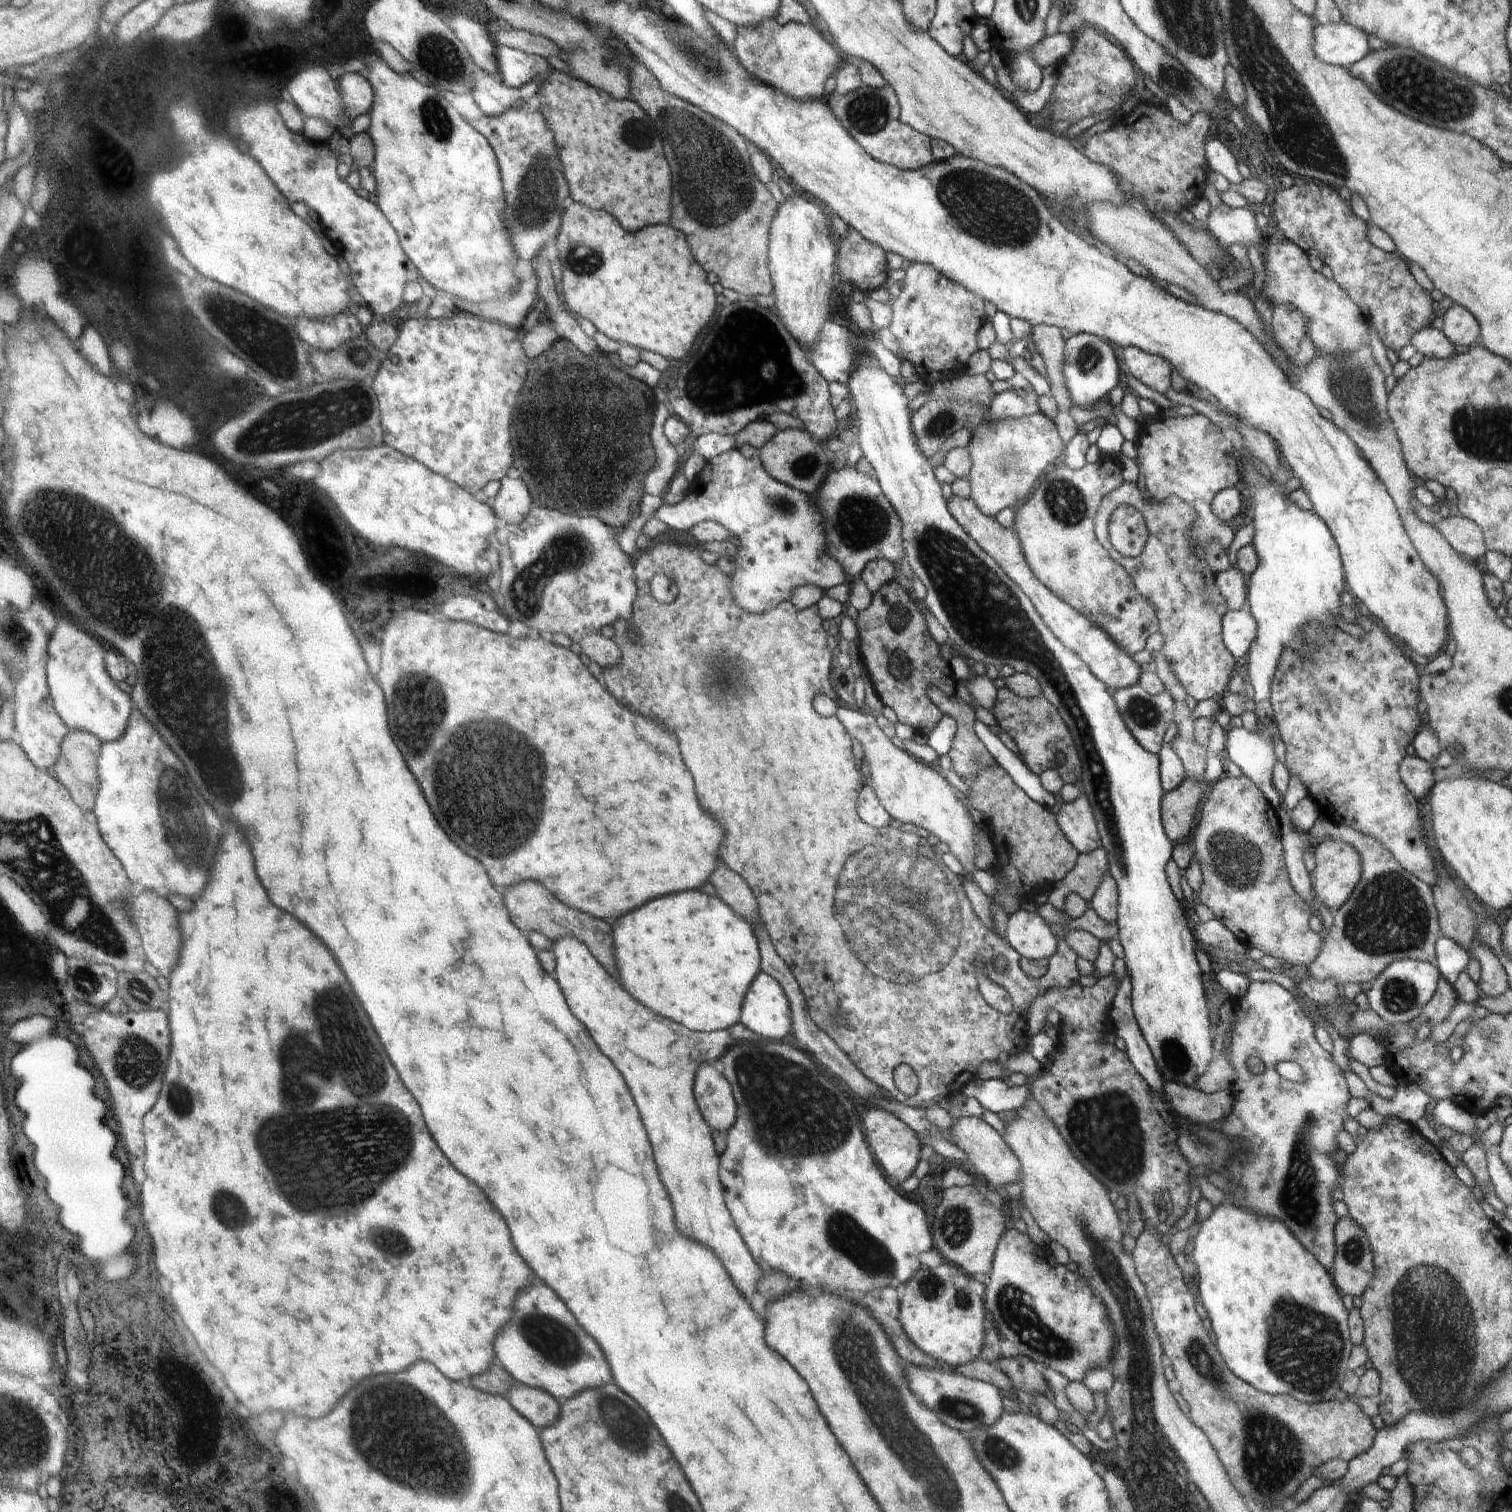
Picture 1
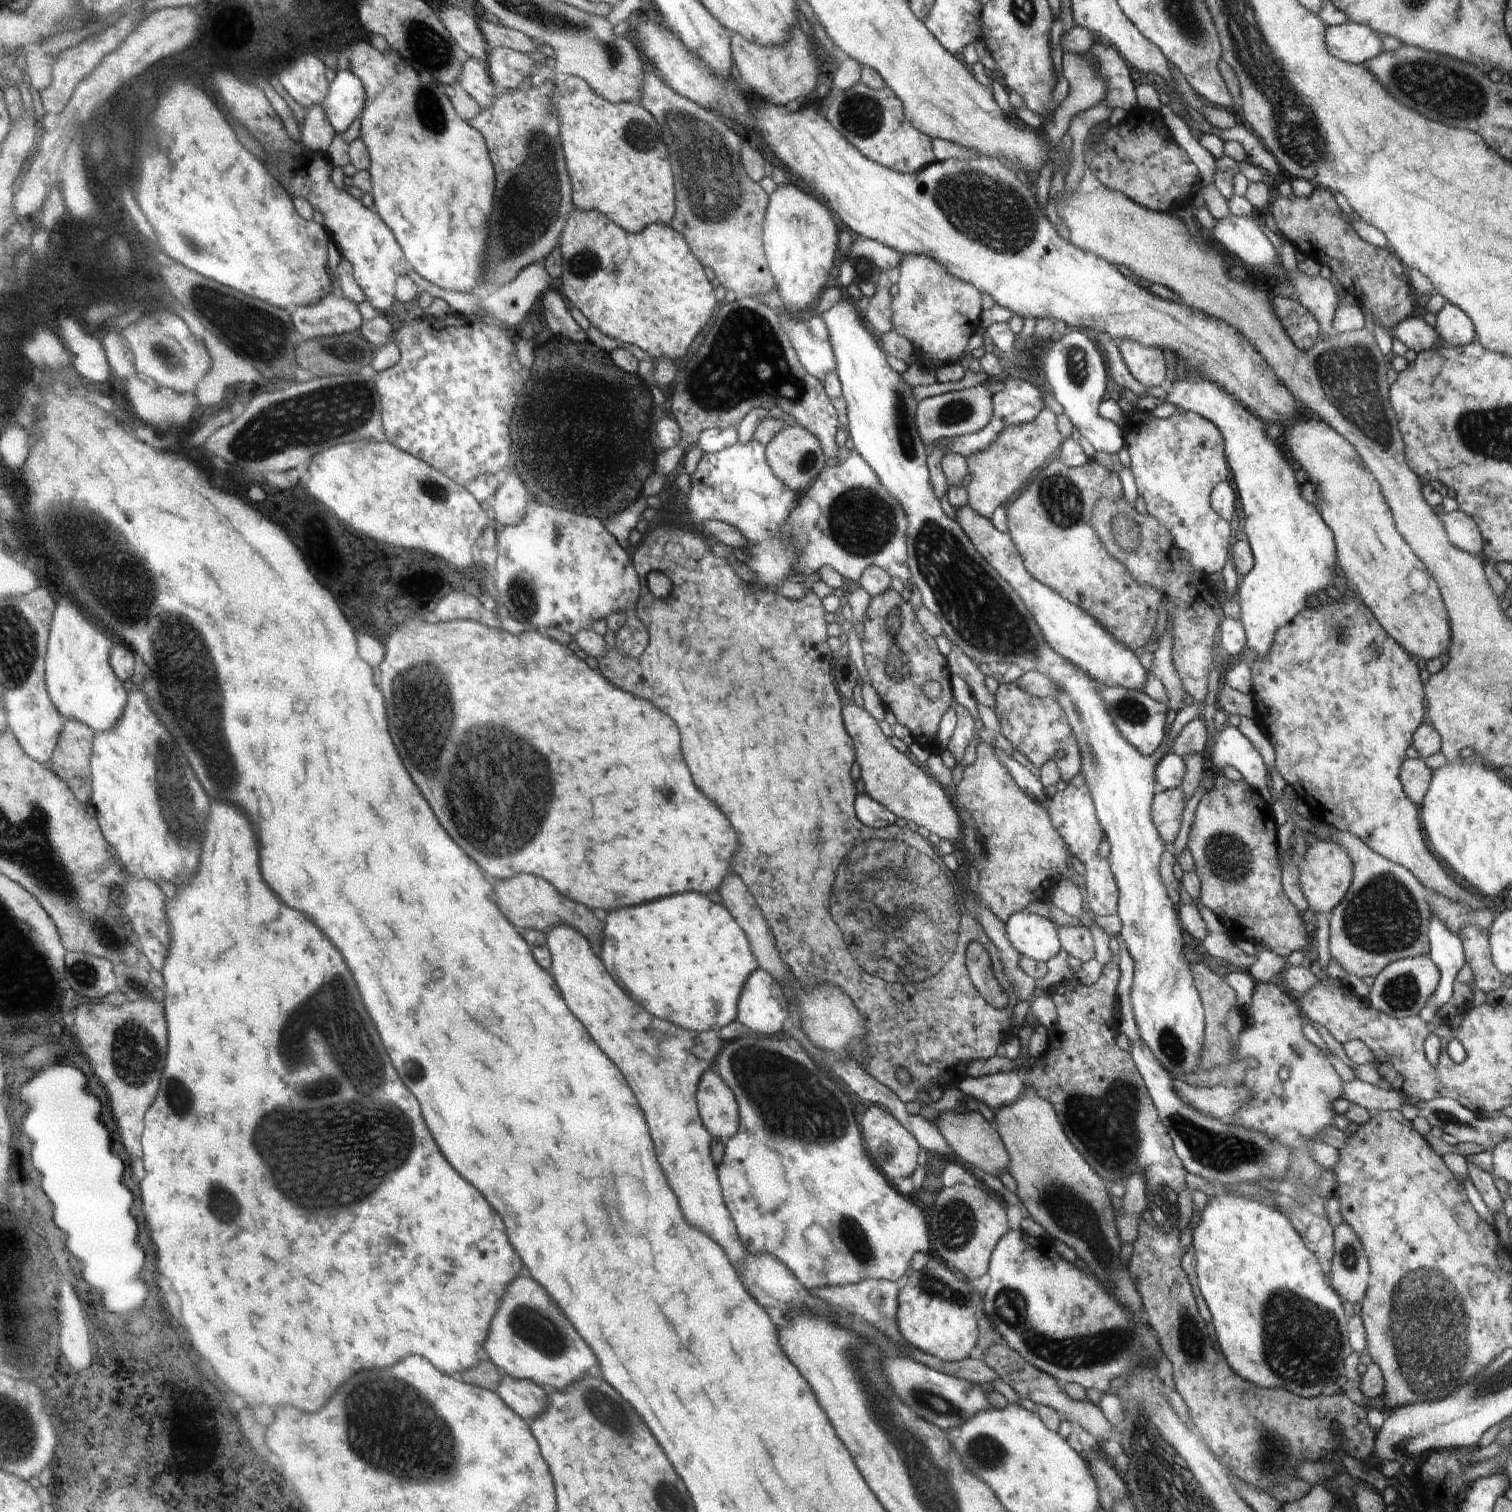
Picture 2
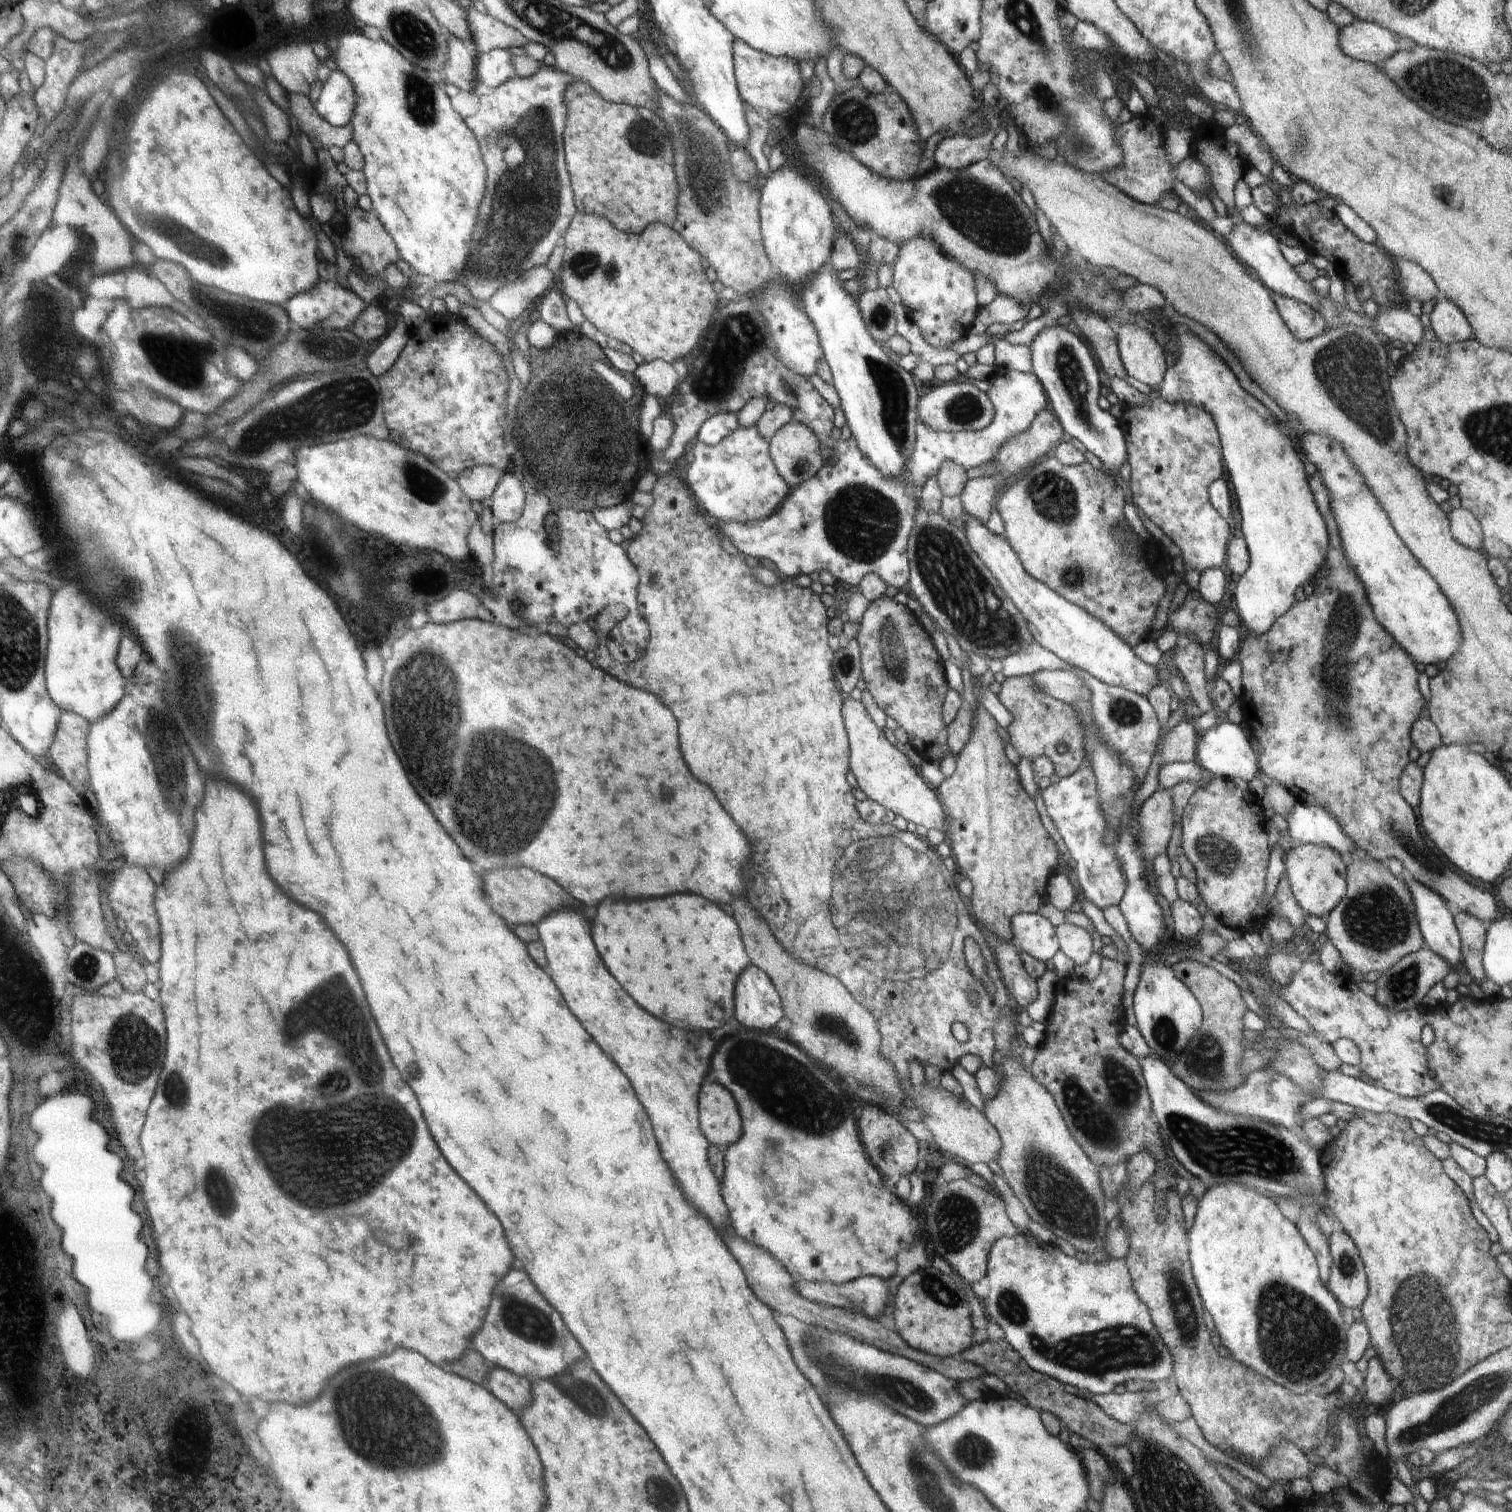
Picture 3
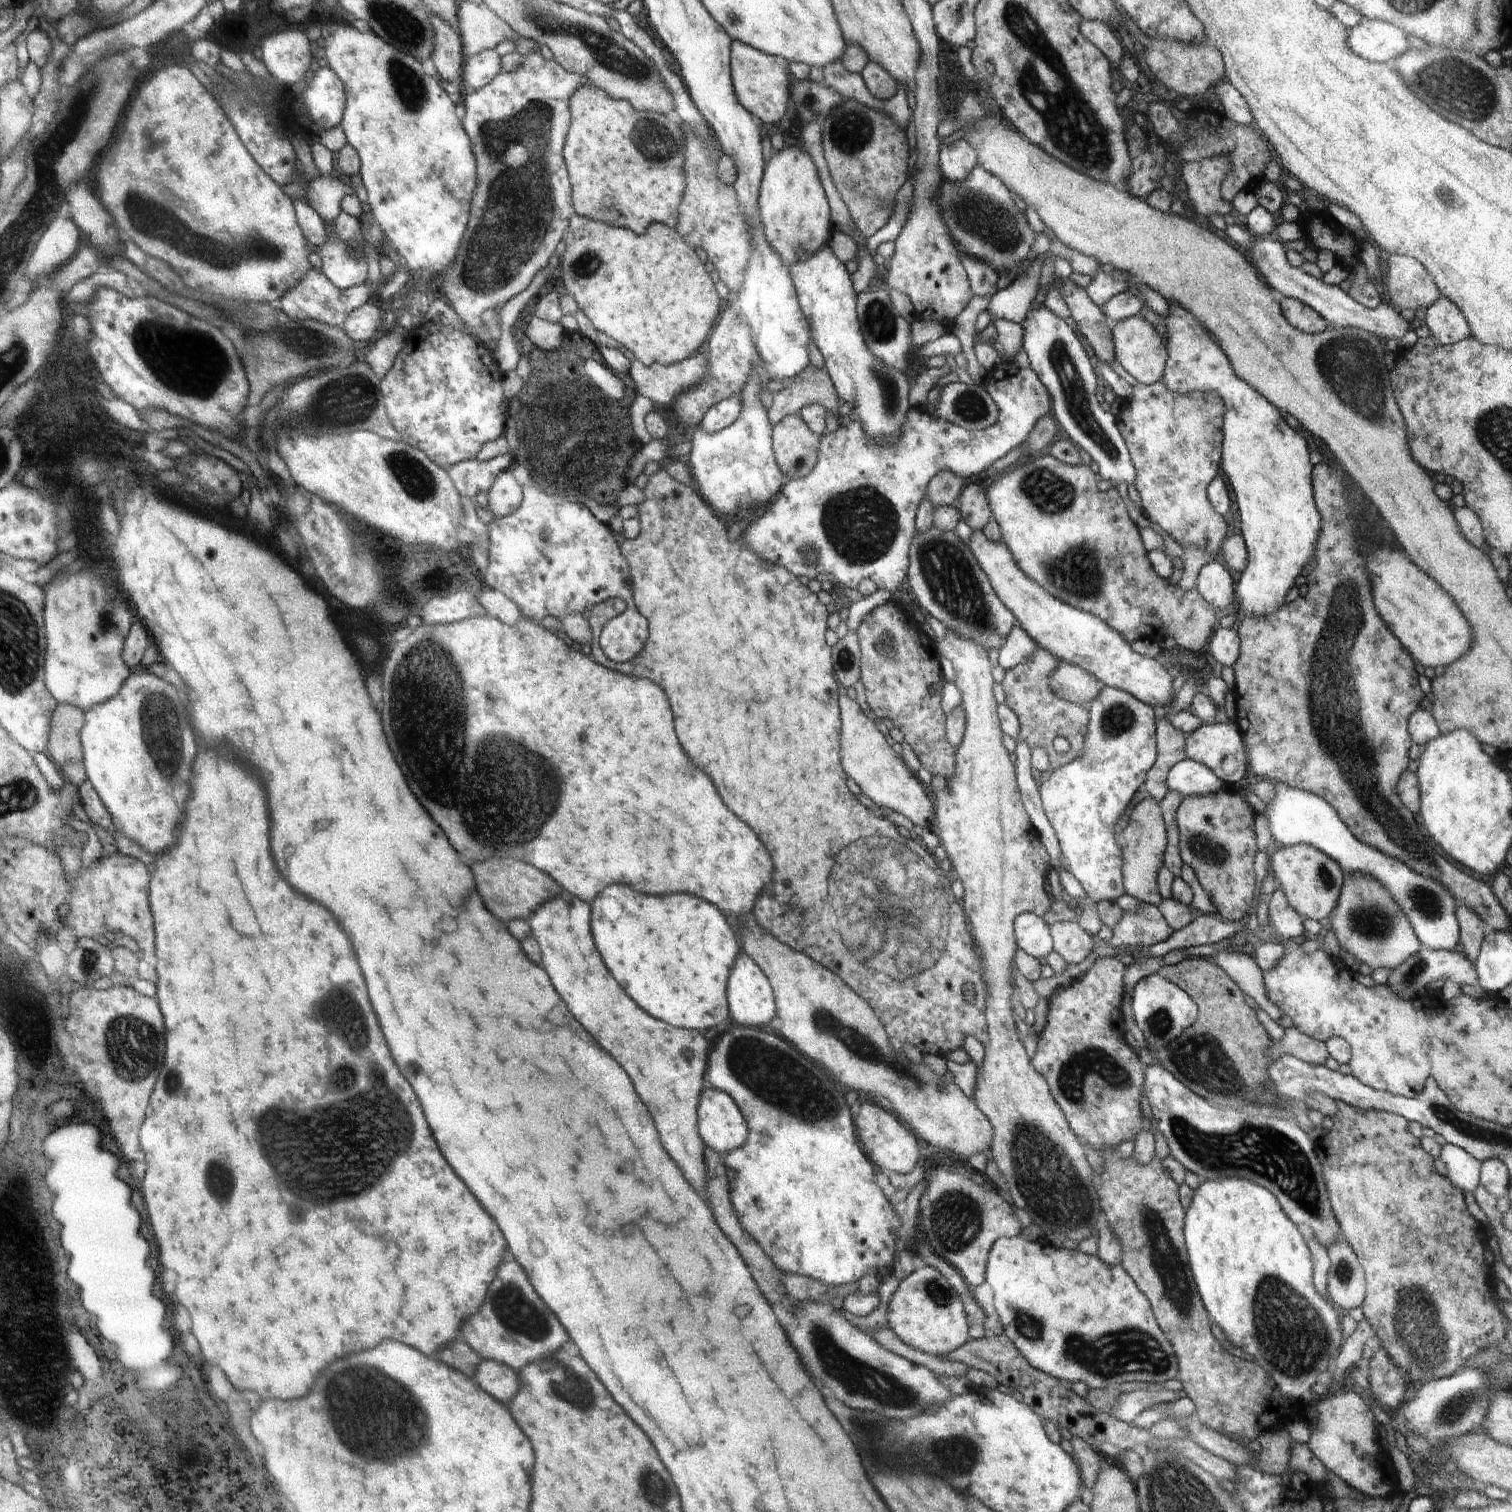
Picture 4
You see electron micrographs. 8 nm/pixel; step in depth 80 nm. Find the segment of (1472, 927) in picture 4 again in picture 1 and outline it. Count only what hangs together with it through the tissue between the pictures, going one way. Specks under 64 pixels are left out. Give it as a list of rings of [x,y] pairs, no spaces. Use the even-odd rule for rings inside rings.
[[[1476,938],[1471,945],[1472,957],[1481,962],[1481,984],[1483,993],[1492,998],[1502,996],[1509,988],[1506,971],[1503,964]]]

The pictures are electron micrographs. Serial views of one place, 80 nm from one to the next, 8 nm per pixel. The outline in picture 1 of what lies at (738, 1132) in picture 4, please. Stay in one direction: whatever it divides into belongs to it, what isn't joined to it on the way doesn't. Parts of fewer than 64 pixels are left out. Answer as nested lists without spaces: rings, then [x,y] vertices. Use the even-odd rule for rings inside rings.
[[[712,1063],[702,1064],[696,1076],[698,1102],[702,1102],[702,1116],[714,1130],[730,1130],[736,1122],[737,1101],[729,1079],[721,1074]]]

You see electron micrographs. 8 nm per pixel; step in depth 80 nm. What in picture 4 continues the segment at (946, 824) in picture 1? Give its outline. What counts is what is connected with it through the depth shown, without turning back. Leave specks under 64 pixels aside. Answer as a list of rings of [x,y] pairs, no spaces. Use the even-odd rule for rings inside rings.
[[[841,691],[842,698],[840,698],[839,708],[840,708],[840,719],[841,722],[844,722],[846,726],[842,726],[842,764],[846,766],[850,778],[860,786],[862,794],[868,796],[874,804],[878,807],[883,807],[889,812],[896,811],[898,814],[903,814],[910,822],[913,822],[914,825],[922,826],[931,826],[933,819],[935,818],[935,808],[932,808],[930,804],[930,798],[928,794],[924,792],[922,784],[908,772],[906,764],[896,756],[896,752],[888,746],[886,738],[882,736],[880,730],[876,730],[876,724],[872,718],[868,718],[866,714],[862,714],[860,706],[856,704],[855,700],[850,700],[845,691]]]

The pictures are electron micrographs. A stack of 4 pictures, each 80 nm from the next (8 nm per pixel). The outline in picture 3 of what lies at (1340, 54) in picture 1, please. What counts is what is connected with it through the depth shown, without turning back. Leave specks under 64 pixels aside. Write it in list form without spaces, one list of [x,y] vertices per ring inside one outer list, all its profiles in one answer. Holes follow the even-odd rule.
[[[1356,19],[1338,34],[1340,50],[1350,58],[1368,64],[1380,64],[1398,50],[1396,36],[1378,23]]]

